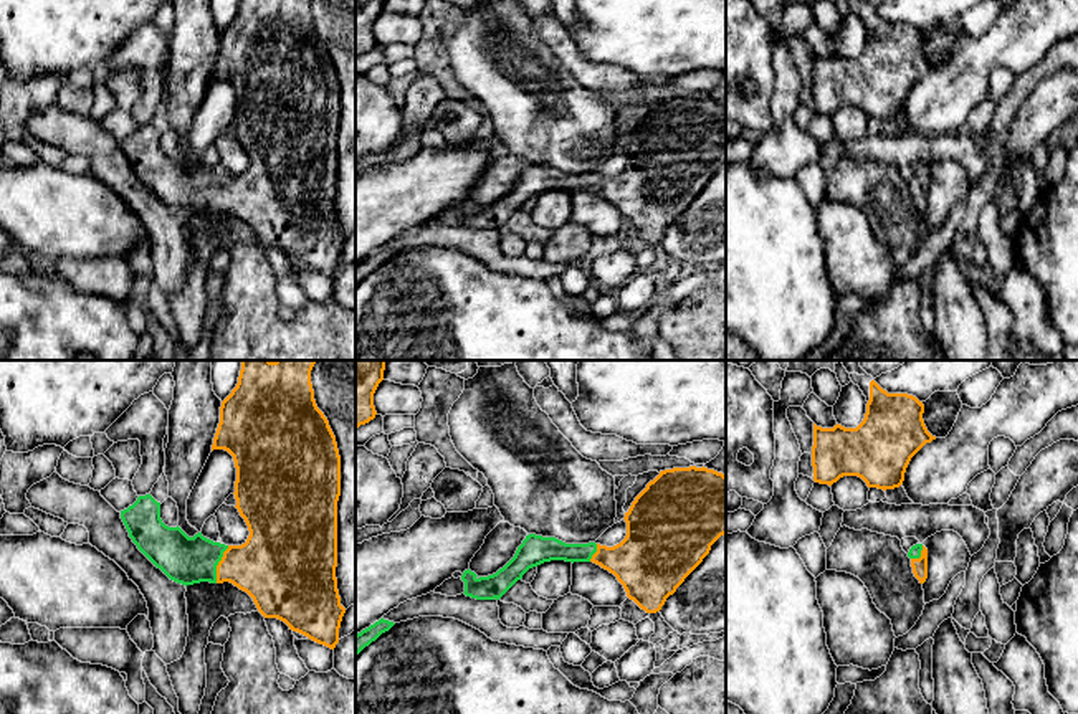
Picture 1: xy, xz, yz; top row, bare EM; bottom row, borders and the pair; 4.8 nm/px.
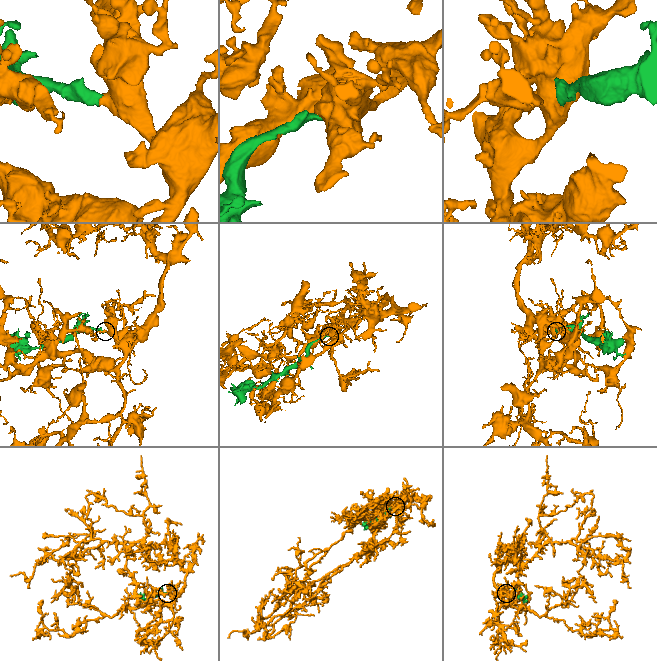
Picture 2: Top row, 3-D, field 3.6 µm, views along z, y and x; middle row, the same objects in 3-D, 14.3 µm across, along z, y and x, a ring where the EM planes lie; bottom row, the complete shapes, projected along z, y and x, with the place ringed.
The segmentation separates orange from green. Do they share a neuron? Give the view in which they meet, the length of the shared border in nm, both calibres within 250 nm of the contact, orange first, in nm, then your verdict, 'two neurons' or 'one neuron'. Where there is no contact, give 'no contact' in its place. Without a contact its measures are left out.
contact in xy; length 200 nm; calibres 340 and 240 nm; one neuron

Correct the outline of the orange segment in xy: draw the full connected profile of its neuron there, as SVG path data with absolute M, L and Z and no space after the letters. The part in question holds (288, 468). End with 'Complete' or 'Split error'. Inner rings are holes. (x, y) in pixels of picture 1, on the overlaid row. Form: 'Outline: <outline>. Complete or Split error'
Outline: M241 360L241 370L238 377L236 387L231 393L222 402L220 407L220 423L213 438L212 451L213 450L225 450L233 456L235 468L236 468L236 481L235 481L235 499L236 509L240 516L245 519L250 536L245 544L241 545L225 545L220 542L213 542L202 536L202 532L188 537L179 526L169 527L160 519L160 502L157 502L150 494L139 496L137 501L129 506L127 509L121 511L121 519L129 532L129 537L137 545L137 549L157 567L160 569L170 580L182 583L182 585L193 585L200 582L210 583L223 583L230 582L240 590L246 592L258 612L265 618L278 618L284 621L289 630L298 631L309 640L324 645L331 650L336 648L339 643L339 628L346 608L341 605L341 597L337 590L337 578L336 578L336 567L337 567L337 501L341 496L341 456L336 443L336 436L329 426L327 418L317 408L314 400L314 390L311 383L311 370L316 360Z. Split error

